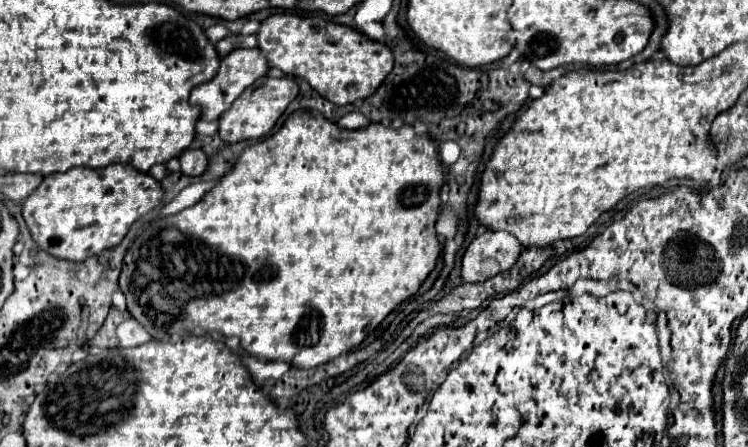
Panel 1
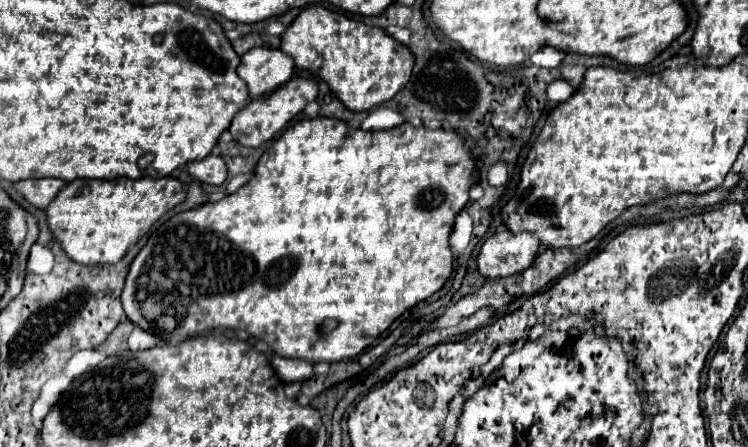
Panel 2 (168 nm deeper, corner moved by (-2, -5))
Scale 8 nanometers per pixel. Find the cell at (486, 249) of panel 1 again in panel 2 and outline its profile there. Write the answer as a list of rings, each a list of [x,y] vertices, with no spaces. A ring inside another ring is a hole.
[[[502,228],[492,234],[480,248],[478,270],[486,278],[512,276],[530,268],[538,256],[540,240],[534,232],[510,232]]]

